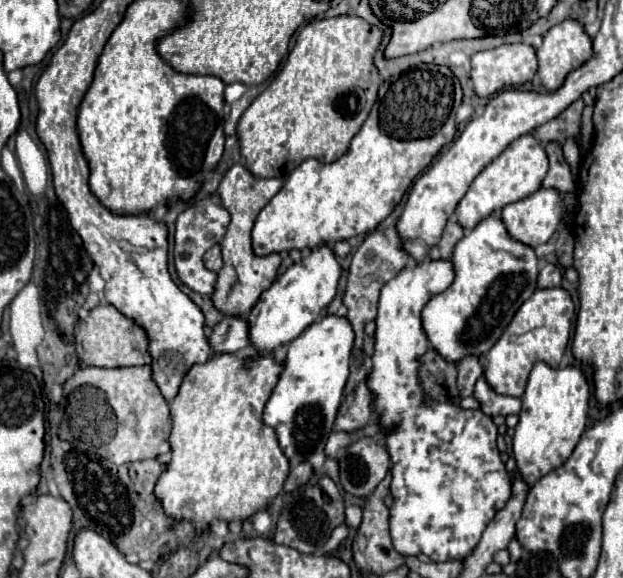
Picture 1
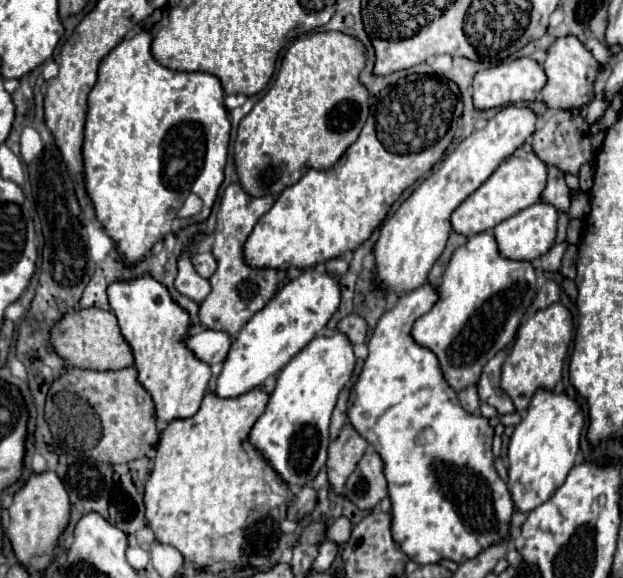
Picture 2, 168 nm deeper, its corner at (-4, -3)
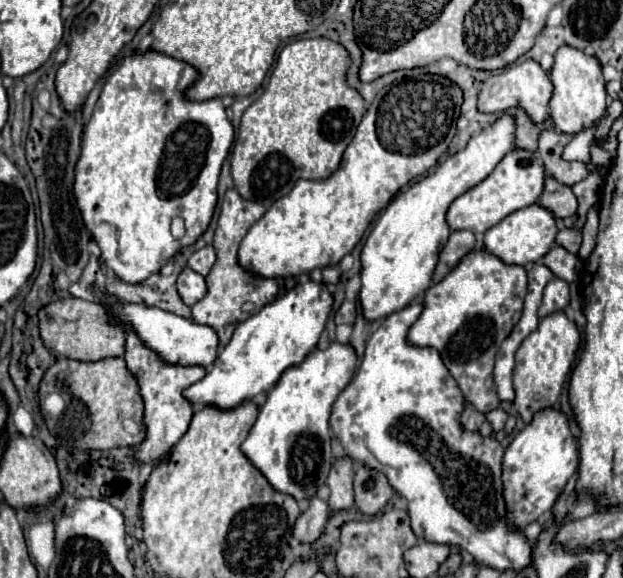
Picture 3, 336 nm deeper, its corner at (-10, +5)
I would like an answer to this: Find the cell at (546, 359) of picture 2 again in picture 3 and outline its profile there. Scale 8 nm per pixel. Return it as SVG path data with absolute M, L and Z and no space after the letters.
M552 312L544 316L536 328L518 348L516 352L516 368L514 368L514 408L520 412L522 420L528 424L534 412L556 404L558 394L564 386L564 380L572 368L576 358L576 350L580 346L580 332L576 324L562 312Z

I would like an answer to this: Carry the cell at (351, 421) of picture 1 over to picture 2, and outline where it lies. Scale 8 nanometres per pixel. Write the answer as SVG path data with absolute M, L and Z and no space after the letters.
M346 424L336 438L336 442L330 444L328 448L328 462L326 462L326 472L328 472L328 482L334 494L344 494L344 484L348 476L356 470L356 464L364 456L368 442L350 426Z

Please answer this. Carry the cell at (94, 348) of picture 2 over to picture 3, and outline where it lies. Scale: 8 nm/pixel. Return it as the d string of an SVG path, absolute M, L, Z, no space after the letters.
M74 296L46 304L40 312L40 336L44 344L66 358L96 362L104 358L120 358L126 352L126 330L114 322L114 316L98 302L78 300Z

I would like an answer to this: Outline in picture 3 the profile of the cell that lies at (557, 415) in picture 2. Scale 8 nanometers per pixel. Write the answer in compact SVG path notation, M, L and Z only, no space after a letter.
M554 406L538 410L532 422L514 436L504 452L504 500L508 508L508 518L518 530L524 530L530 522L538 520L552 508L578 464L580 452L568 416Z

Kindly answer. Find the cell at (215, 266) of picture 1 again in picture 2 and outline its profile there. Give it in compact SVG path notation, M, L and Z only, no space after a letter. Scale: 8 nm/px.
M200 252L192 258L192 264L196 268L196 272L202 276L202 278L210 278L216 270L216 260L212 256L212 252Z

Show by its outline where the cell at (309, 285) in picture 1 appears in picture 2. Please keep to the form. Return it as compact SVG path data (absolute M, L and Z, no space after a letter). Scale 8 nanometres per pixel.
M304 270L296 280L288 282L234 338L214 394L220 398L236 398L244 392L260 388L266 378L282 370L318 332L340 306L340 288L336 278L326 272Z

